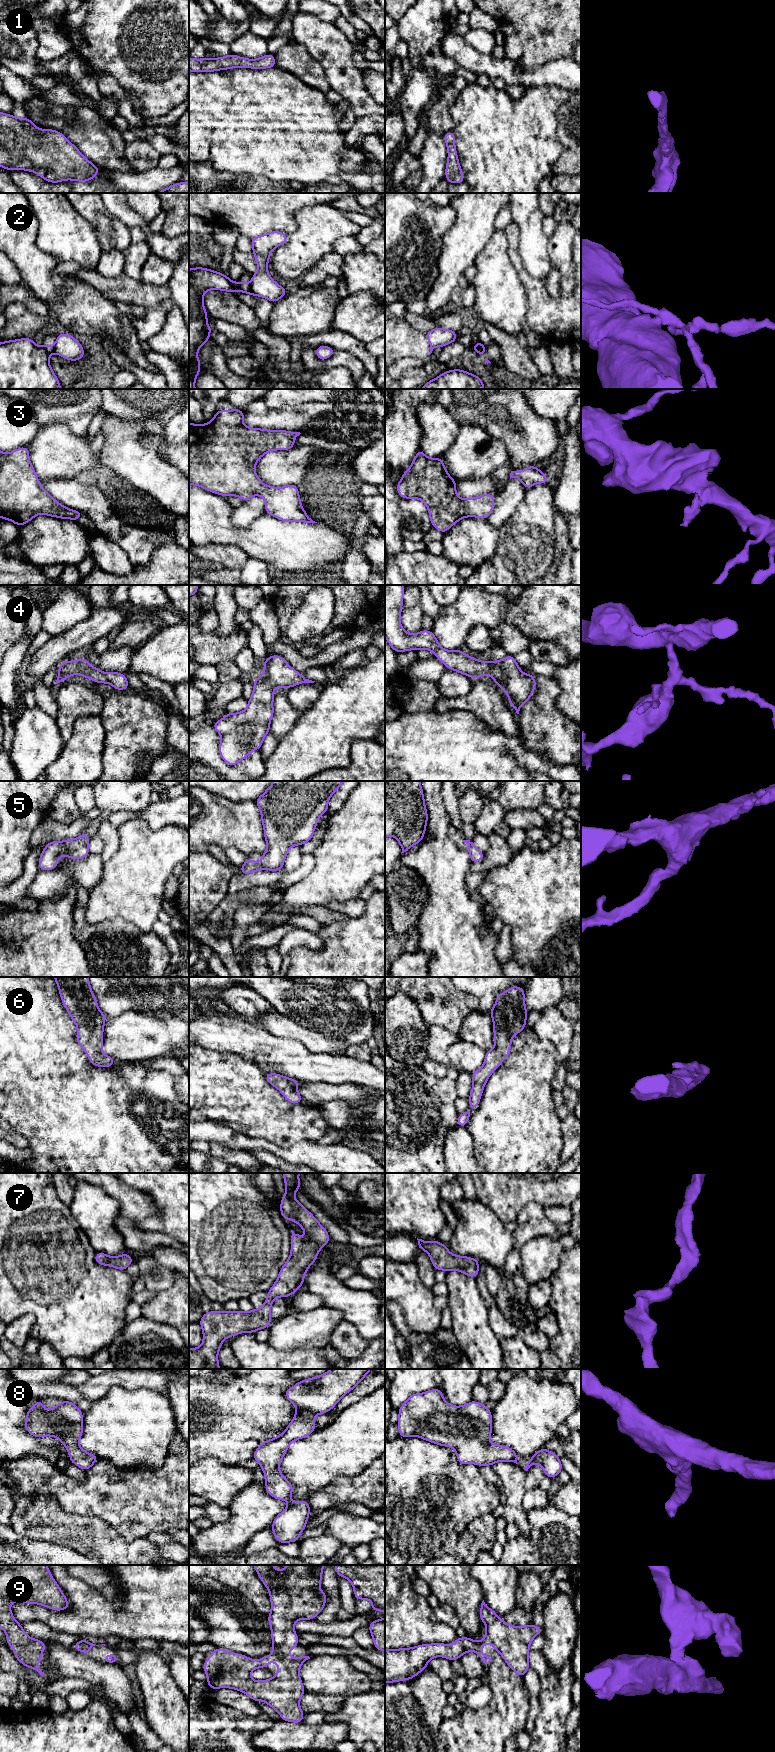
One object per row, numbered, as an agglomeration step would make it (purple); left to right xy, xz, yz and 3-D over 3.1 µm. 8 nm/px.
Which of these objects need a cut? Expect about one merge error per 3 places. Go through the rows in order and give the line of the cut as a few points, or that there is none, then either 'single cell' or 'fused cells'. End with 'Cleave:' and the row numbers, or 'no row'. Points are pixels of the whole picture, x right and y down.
1: no cut; single cell
2: cut in xz along (249, 283), (250, 294); fused cells
3: no cut; single cell
4: no cut; single cell
5: no cut; single cell
6: no cut; single cell
7: no cut; single cell
8: no cut; single cell
9: no cut; single cell
Cleave: 2

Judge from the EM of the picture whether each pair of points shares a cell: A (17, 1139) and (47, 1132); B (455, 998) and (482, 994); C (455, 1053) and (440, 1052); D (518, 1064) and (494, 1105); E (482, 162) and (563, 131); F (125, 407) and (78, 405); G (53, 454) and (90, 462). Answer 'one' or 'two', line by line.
A: two
B: two
C: two
D: one
E: two
F: two
G: one

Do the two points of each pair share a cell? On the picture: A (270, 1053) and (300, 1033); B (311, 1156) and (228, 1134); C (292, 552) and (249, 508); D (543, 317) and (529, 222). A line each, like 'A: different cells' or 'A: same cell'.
A: different cells
B: same cell
C: different cells
D: different cells

